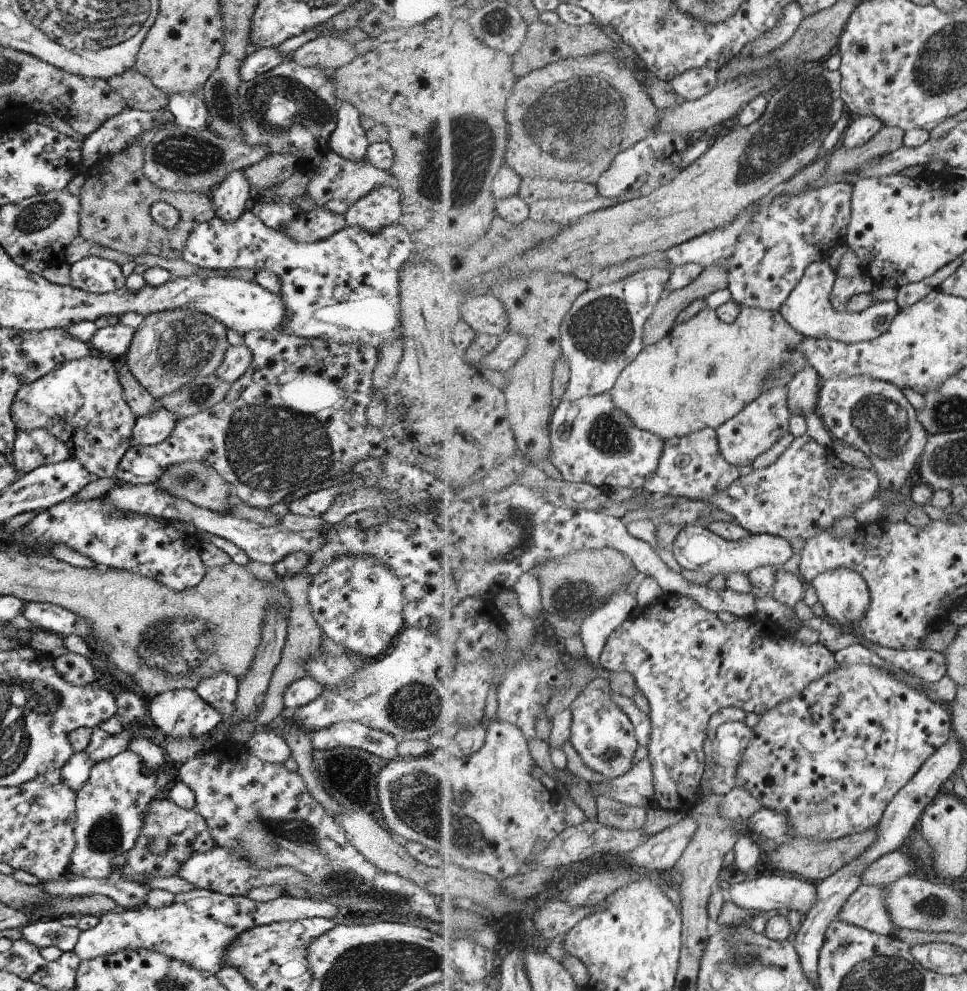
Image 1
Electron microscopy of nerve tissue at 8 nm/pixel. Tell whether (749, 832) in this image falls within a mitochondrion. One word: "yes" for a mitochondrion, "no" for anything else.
no

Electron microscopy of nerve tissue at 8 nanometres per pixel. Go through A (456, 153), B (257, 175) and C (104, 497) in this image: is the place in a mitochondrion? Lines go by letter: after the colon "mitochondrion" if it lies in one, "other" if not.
A: mitochondrion
B: other
C: other

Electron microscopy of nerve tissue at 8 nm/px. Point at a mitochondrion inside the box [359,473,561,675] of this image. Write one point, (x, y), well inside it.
(519, 522)

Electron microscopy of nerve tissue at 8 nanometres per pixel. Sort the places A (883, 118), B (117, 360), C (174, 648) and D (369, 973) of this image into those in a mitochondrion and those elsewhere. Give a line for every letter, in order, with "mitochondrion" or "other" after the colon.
A: other
B: other
C: mitochondrion
D: mitochondrion

